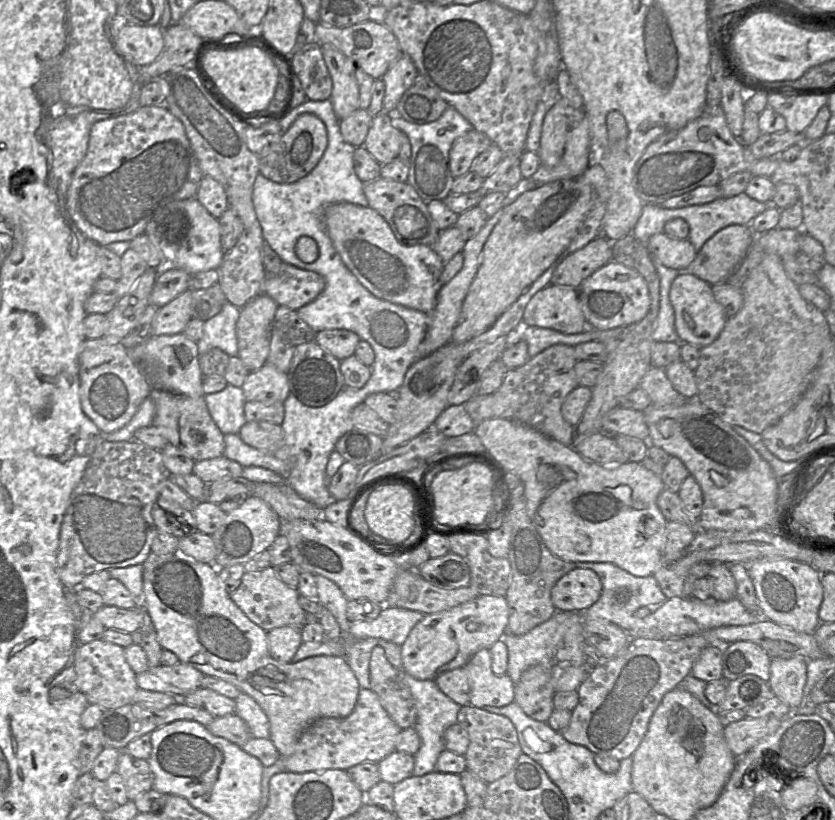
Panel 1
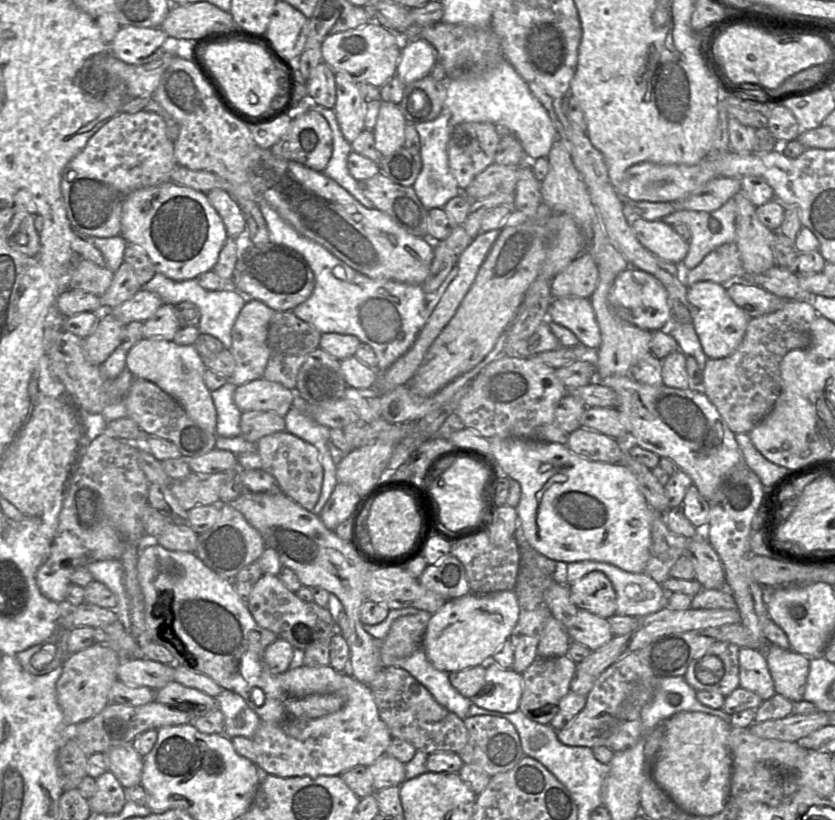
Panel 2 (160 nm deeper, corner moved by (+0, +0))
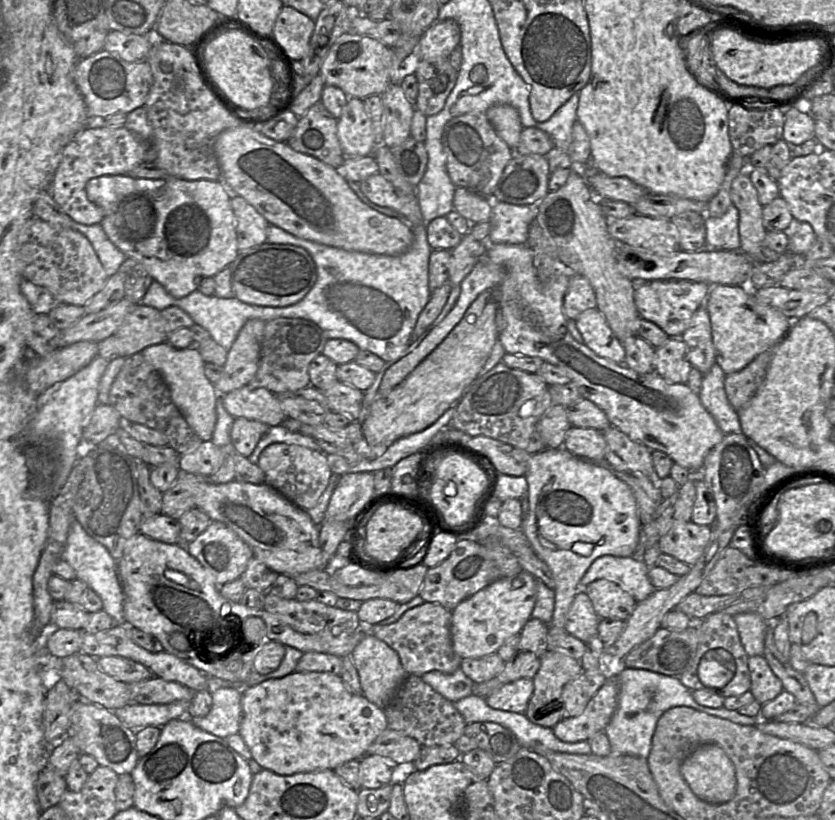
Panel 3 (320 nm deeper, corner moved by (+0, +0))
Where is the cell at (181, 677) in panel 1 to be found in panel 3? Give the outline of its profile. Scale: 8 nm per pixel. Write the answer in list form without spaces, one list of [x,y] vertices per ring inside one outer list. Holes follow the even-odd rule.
[[[122,656],[96,658],[102,671],[124,683],[135,683],[150,678],[152,672],[143,664]]]

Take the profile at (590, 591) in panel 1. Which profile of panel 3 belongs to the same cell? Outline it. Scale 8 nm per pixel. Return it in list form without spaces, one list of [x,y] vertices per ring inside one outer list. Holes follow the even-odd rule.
[[[598,579],[588,584],[584,591],[600,619],[626,621],[634,611],[636,600],[616,583]]]

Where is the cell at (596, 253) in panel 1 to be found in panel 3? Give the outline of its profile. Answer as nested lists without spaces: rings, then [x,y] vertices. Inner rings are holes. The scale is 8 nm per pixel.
[[[571,273],[563,302],[563,311],[567,319],[575,320],[581,313],[595,309],[596,306],[596,295],[588,279]]]

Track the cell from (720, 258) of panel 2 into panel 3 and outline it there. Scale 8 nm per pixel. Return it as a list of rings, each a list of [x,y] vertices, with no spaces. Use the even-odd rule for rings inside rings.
[[[654,280],[639,282],[634,289],[634,303],[639,316],[656,324],[669,337],[680,338],[689,328],[693,314],[704,306],[711,286],[688,280]]]

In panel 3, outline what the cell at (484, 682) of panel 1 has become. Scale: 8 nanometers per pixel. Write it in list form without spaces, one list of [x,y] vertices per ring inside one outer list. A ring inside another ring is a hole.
[[[521,678],[494,691],[486,698],[486,703],[493,709],[522,714],[526,712],[533,691],[533,680]]]

